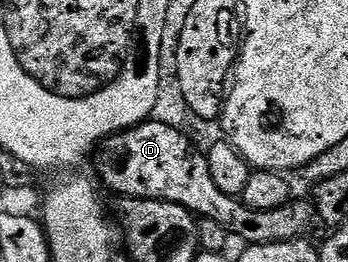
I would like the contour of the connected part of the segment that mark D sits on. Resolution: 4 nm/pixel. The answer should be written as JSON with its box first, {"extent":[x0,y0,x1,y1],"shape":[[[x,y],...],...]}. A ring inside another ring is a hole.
{"extent":[94,120,317,246],"shape":[[[148,120],[142,122],[140,126],[132,126],[129,130],[122,130],[120,134],[113,134],[109,138],[103,139],[94,151],[95,174],[94,177],[100,183],[104,182],[113,193],[119,194],[123,198],[148,198],[149,200],[161,200],[162,202],[172,202],[181,204],[185,209],[200,219],[208,218],[211,222],[216,222],[223,231],[232,239],[240,238],[243,244],[252,246],[264,246],[265,244],[277,244],[278,242],[294,242],[302,239],[303,234],[314,223],[317,218],[317,210],[310,201],[298,202],[292,200],[281,204],[281,208],[249,208],[236,195],[221,192],[217,188],[217,183],[213,181],[213,176],[209,172],[209,160],[206,153],[191,143],[191,138],[187,134],[182,134],[175,126],[170,126],[167,122],[155,122]]]}

